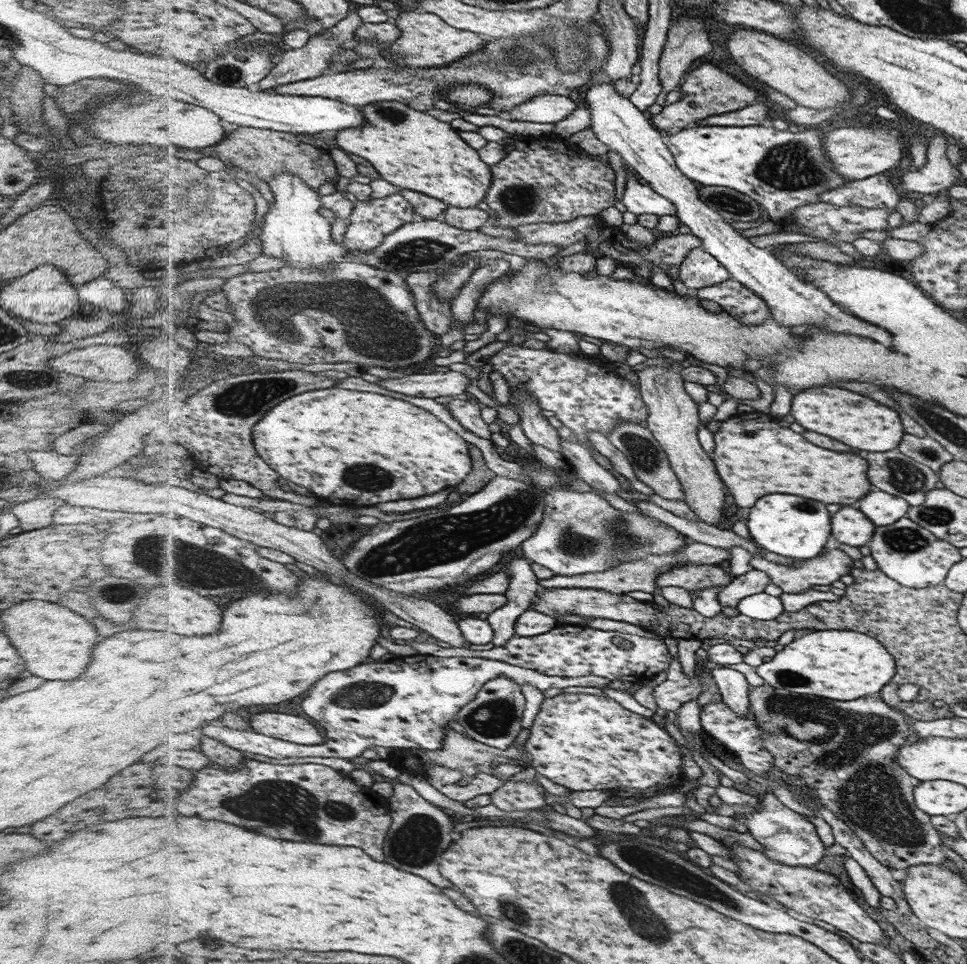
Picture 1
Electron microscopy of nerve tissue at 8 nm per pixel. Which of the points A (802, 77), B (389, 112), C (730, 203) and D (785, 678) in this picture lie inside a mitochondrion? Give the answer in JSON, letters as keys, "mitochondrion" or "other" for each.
{"A":"other","B":"mitochondrion","C":"mitochondrion","D":"mitochondrion"}

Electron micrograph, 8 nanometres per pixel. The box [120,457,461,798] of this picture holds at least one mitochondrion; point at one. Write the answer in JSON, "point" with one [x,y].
{"point":[212,573]}

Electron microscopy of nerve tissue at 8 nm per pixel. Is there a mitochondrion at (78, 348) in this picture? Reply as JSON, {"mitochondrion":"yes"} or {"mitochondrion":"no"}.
{"mitochondrion":"no"}

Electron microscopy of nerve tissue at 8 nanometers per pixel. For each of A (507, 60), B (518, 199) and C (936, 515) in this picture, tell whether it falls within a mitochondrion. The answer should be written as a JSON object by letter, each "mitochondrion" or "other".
{"A":"mitochondrion","B":"mitochondrion","C":"mitochondrion"}

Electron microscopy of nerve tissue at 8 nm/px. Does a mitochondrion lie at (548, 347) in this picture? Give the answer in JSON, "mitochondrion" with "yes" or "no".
{"mitochondrion":"no"}

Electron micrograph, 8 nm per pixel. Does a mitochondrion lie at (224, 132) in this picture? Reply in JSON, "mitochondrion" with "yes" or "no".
{"mitochondrion":"no"}

